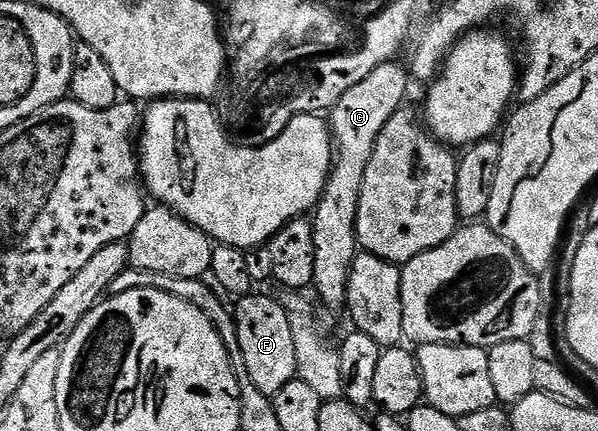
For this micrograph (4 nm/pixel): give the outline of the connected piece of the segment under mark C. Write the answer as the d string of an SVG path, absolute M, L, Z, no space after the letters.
M400 61L379 64L367 80L359 80L333 105L327 121L333 139L333 169L325 185L321 199L311 214L315 232L315 276L313 286L321 298L341 302L347 296L349 273L359 253L357 245L357 213L359 192L363 188L363 176L373 155L379 132L391 120L396 110L402 109L405 93L409 90L411 75Z

